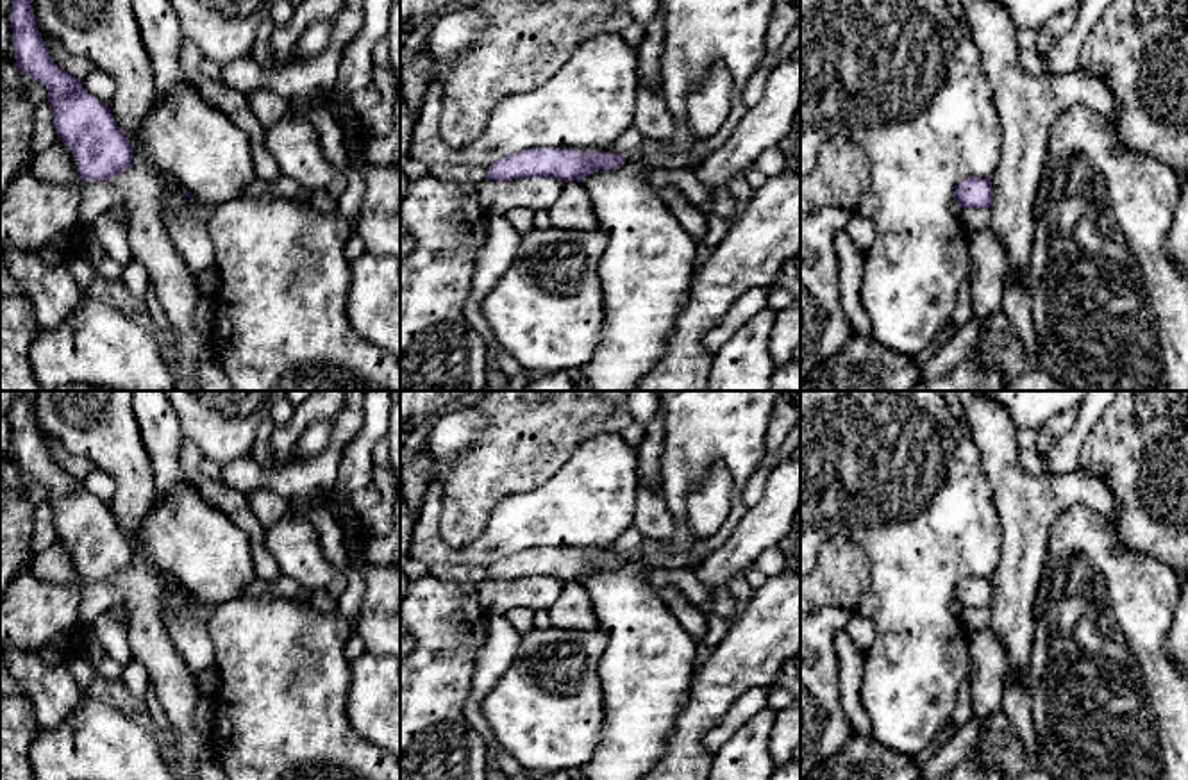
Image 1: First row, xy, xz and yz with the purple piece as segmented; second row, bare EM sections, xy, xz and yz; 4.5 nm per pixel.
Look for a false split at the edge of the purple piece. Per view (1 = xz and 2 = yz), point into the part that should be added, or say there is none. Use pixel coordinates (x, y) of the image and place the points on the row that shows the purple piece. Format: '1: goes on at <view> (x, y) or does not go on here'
1: does not go on here
2: does not go on here

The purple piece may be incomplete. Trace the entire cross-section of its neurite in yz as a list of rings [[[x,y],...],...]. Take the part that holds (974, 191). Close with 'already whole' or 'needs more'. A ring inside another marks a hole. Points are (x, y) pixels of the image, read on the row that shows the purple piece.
[[[968,177],[956,186],[954,202],[963,209],[988,207],[991,203],[991,195],[990,178]]]; already whole

